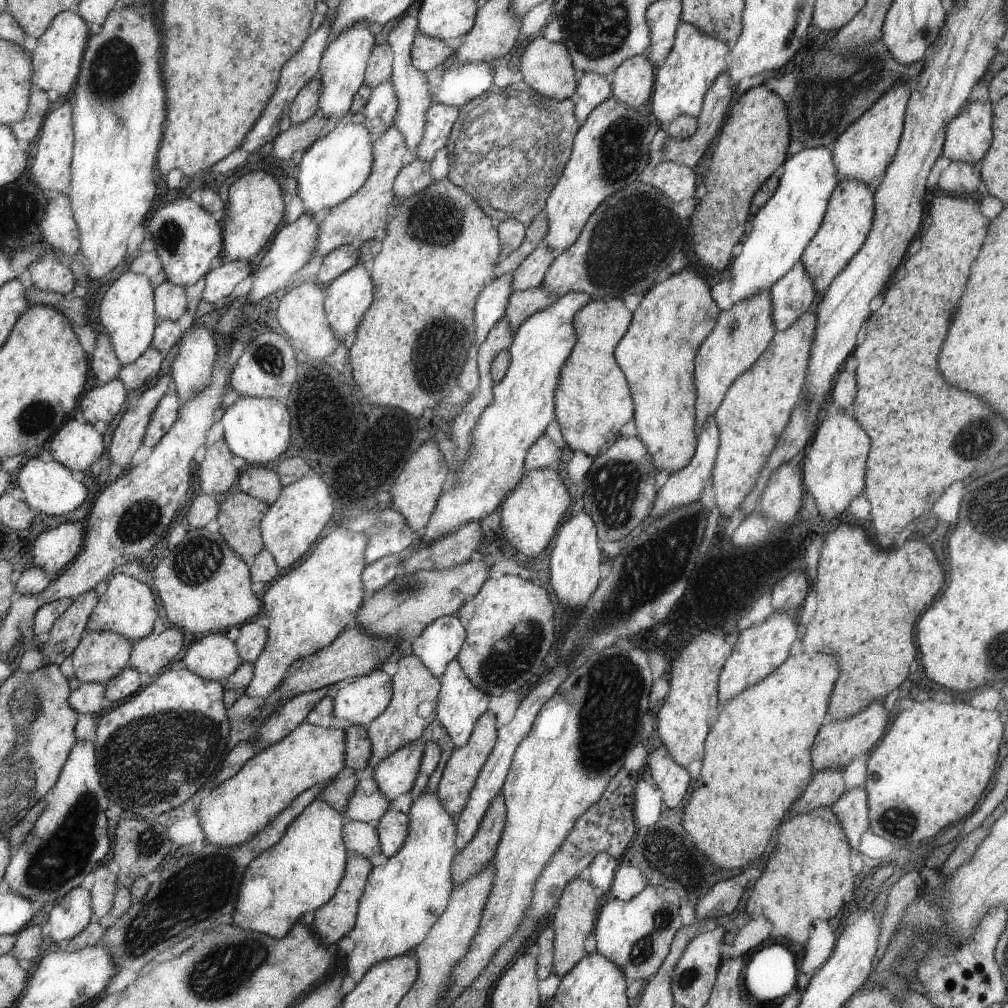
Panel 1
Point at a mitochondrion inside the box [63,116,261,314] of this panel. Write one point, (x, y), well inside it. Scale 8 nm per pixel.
(168, 236)

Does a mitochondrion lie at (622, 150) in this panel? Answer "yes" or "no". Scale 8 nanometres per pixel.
yes

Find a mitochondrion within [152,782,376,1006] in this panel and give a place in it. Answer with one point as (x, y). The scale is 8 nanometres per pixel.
(221, 971)

